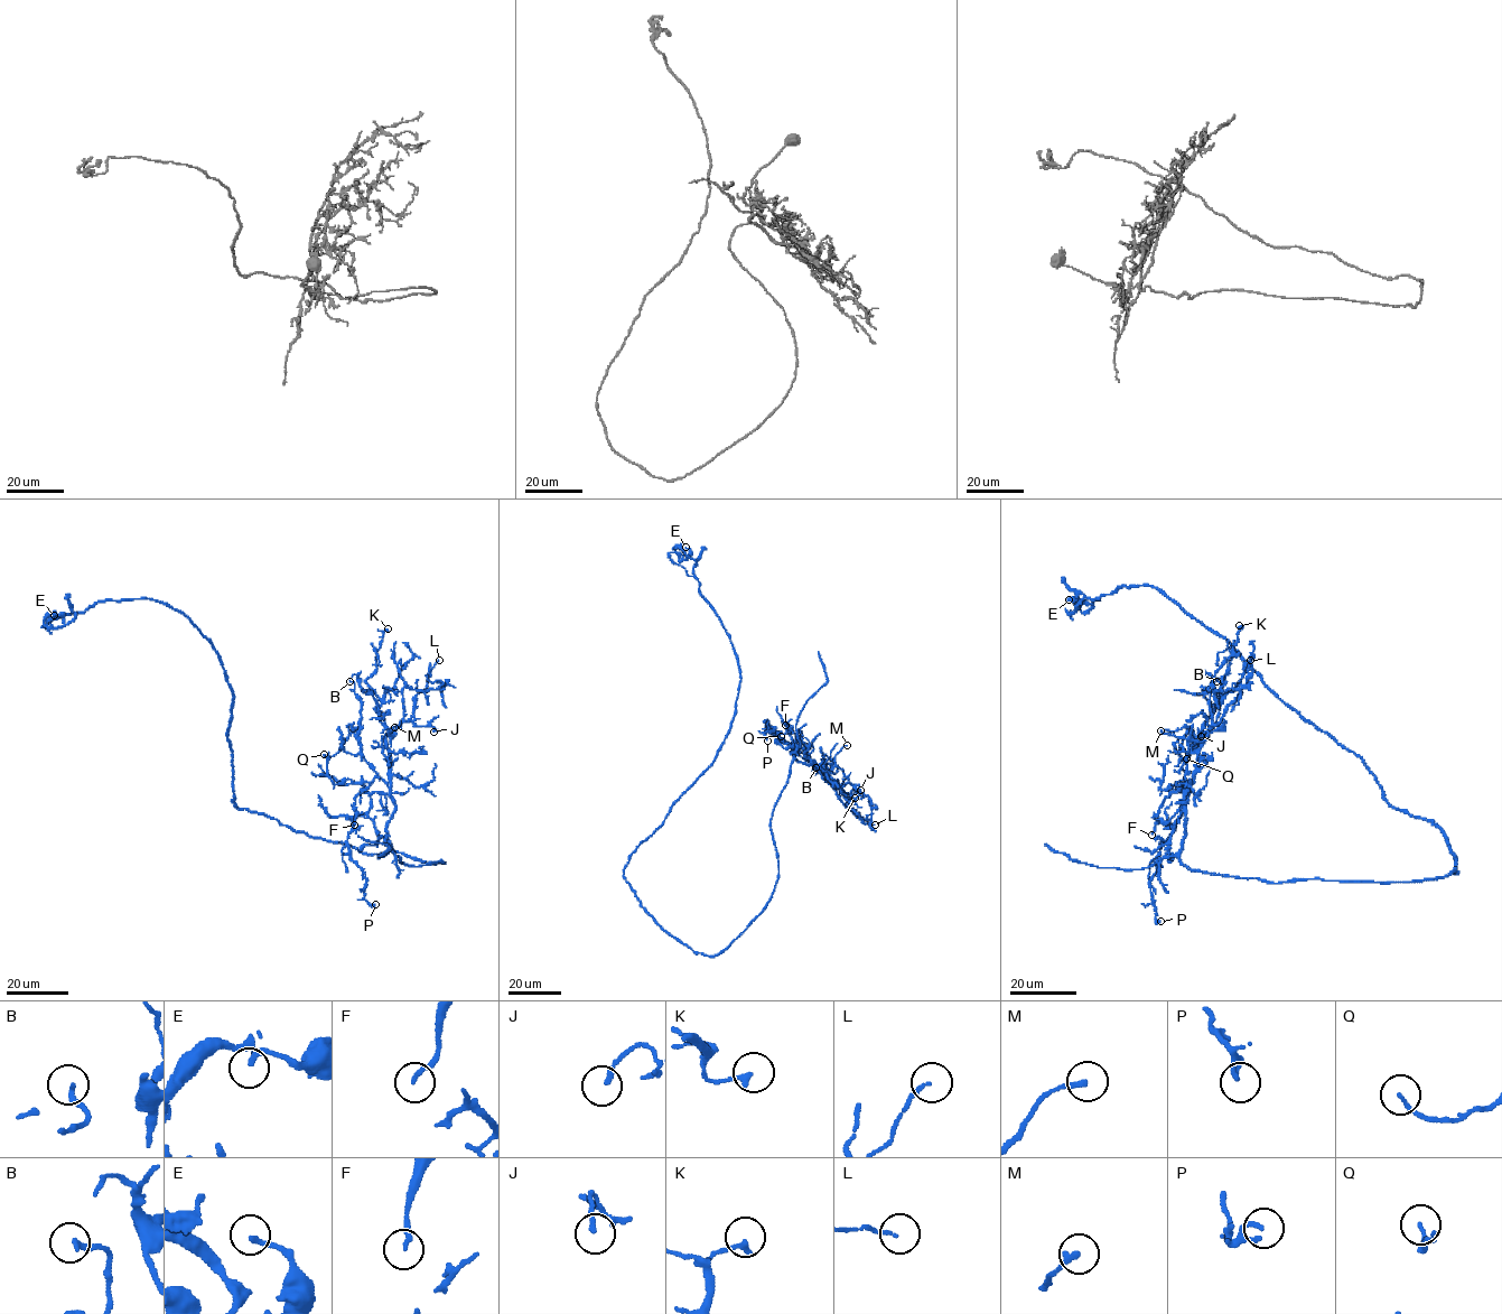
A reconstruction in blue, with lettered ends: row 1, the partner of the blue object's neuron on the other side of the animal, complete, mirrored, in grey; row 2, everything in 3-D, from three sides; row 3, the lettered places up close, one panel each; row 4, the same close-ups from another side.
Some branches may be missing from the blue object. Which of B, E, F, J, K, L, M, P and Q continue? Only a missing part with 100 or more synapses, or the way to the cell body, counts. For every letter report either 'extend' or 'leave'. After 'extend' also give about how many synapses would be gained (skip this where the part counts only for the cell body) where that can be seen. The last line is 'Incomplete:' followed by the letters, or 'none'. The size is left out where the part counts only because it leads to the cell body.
B: leave
E: leave
F: leave
J: leave
K: leave
L: leave
M: leave
P: leave
Q: leave
Incomplete: none

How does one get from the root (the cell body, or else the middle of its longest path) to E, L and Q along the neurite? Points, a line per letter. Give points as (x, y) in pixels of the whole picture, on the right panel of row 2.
E: (1454, 854), (1431, 820), (1391, 805), (1361, 757), (1156, 588), (1118, 587), (1076, 609), (1069, 599)
L: (1454, 854), (1456, 873), (1412, 882), (1268, 883), (1187, 868), (1185, 791), (1250, 660)
Q: (1454, 854), (1456, 873), (1412, 882), (1268, 883), (1190, 870), (1178, 857), (1185, 757), (1202, 734), (1186, 758)

